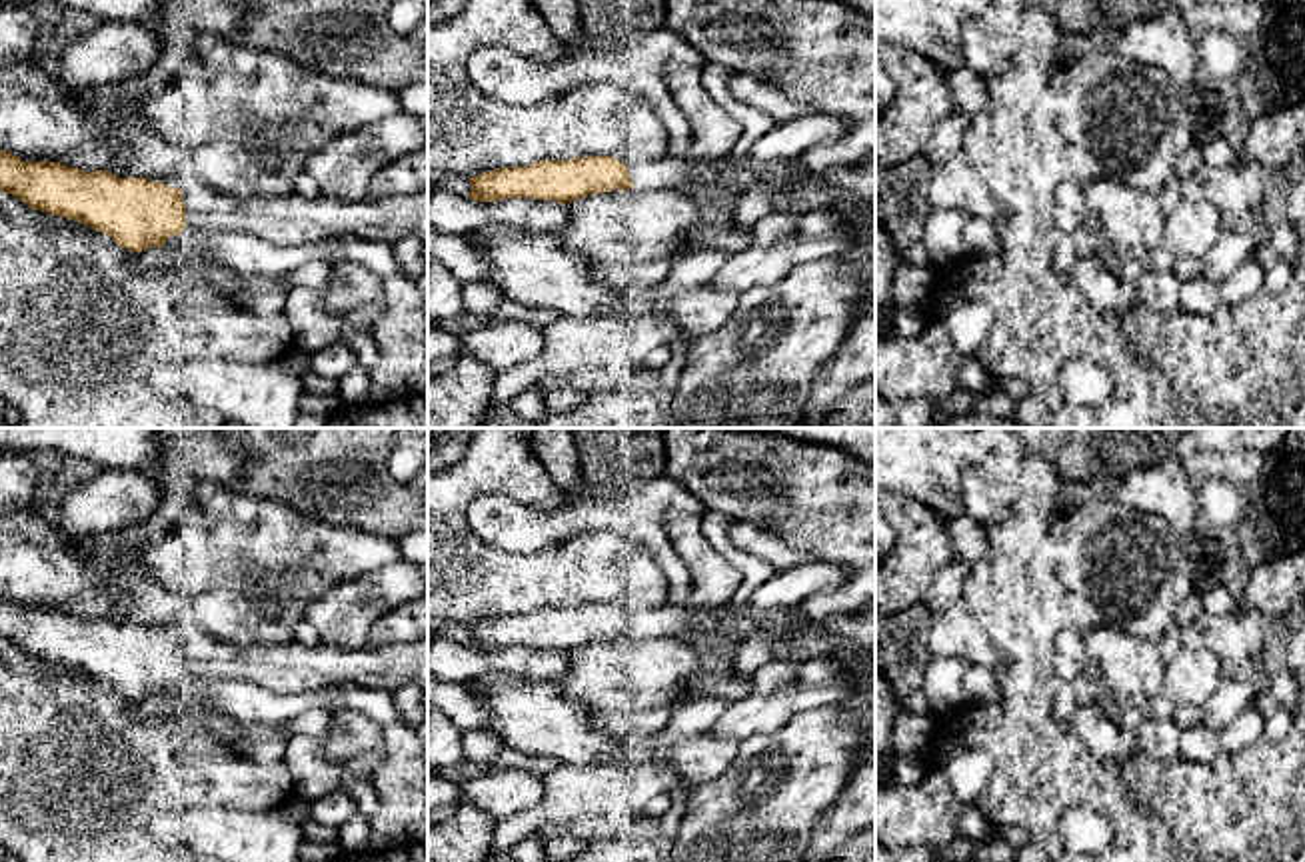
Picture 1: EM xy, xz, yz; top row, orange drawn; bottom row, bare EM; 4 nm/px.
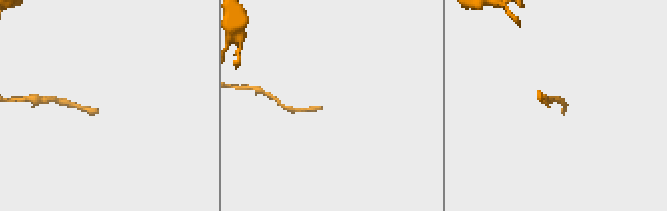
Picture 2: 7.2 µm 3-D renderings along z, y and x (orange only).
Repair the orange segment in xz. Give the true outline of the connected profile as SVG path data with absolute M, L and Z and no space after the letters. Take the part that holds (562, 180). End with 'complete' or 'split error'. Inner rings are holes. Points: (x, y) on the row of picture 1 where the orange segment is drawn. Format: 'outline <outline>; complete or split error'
outline M665 154L632 168L612 156L540 160L472 176L468 196L476 202L532 198L568 204L612 190L677 190L689 180L725 184L739 194L749 192L753 184L763 184L773 212L805 214L837 198L875 200L875 154L821 174L799 160L739 164L731 154L717 164L689 164Z; split error

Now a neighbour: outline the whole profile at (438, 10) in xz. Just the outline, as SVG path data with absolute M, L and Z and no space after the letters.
M428 0L428 26L458 18L468 0Z

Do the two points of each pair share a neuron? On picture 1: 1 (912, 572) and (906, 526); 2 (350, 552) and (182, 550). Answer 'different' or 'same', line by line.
1: same
2: same

